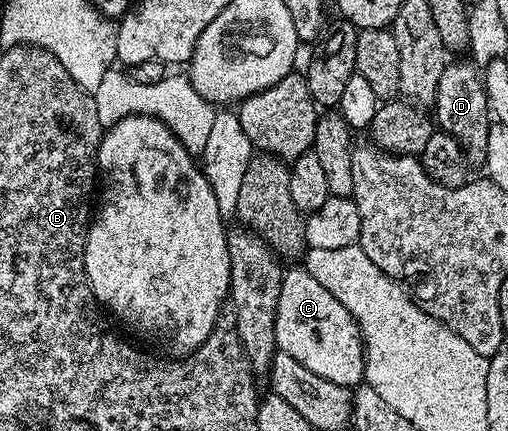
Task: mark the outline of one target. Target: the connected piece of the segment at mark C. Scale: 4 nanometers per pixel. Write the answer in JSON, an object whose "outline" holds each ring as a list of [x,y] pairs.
{"outline":[[[297,265],[281,276],[279,305],[275,309],[276,350],[295,357],[303,369],[311,369],[319,377],[340,387],[356,388],[365,378],[365,345],[363,331],[347,308],[304,266]]]}

